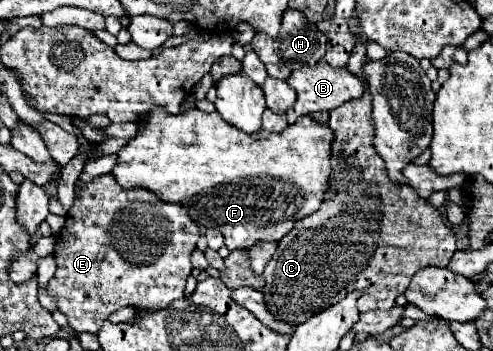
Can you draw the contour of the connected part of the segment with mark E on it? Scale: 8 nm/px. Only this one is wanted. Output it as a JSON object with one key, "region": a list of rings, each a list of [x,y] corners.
{"region":[[[111,173],[101,175],[101,177],[93,179],[91,183],[87,183],[87,185],[83,187],[81,195],[75,199],[75,205],[71,207],[71,213],[69,213],[69,217],[67,217],[67,221],[65,221],[65,227],[61,229],[59,239],[57,239],[57,245],[55,245],[57,271],[55,271],[53,279],[49,281],[47,291],[49,291],[49,295],[55,299],[59,311],[67,315],[69,325],[73,327],[75,333],[83,333],[83,331],[87,331],[87,333],[97,333],[99,327],[101,327],[101,323],[103,323],[111,313],[115,313],[117,309],[129,307],[129,305],[137,305],[137,307],[153,309],[153,311],[155,311],[155,309],[165,309],[165,307],[169,307],[171,301],[185,297],[185,283],[187,283],[187,277],[191,275],[191,261],[189,261],[189,257],[191,257],[191,253],[193,253],[193,249],[195,249],[195,243],[197,243],[199,235],[201,235],[201,233],[199,233],[197,225],[189,219],[185,207],[173,205],[173,203],[165,203],[165,201],[157,199],[151,191],[145,191],[145,189],[125,191],[125,189],[117,187],[117,183],[115,183],[115,179],[111,177]]]}

